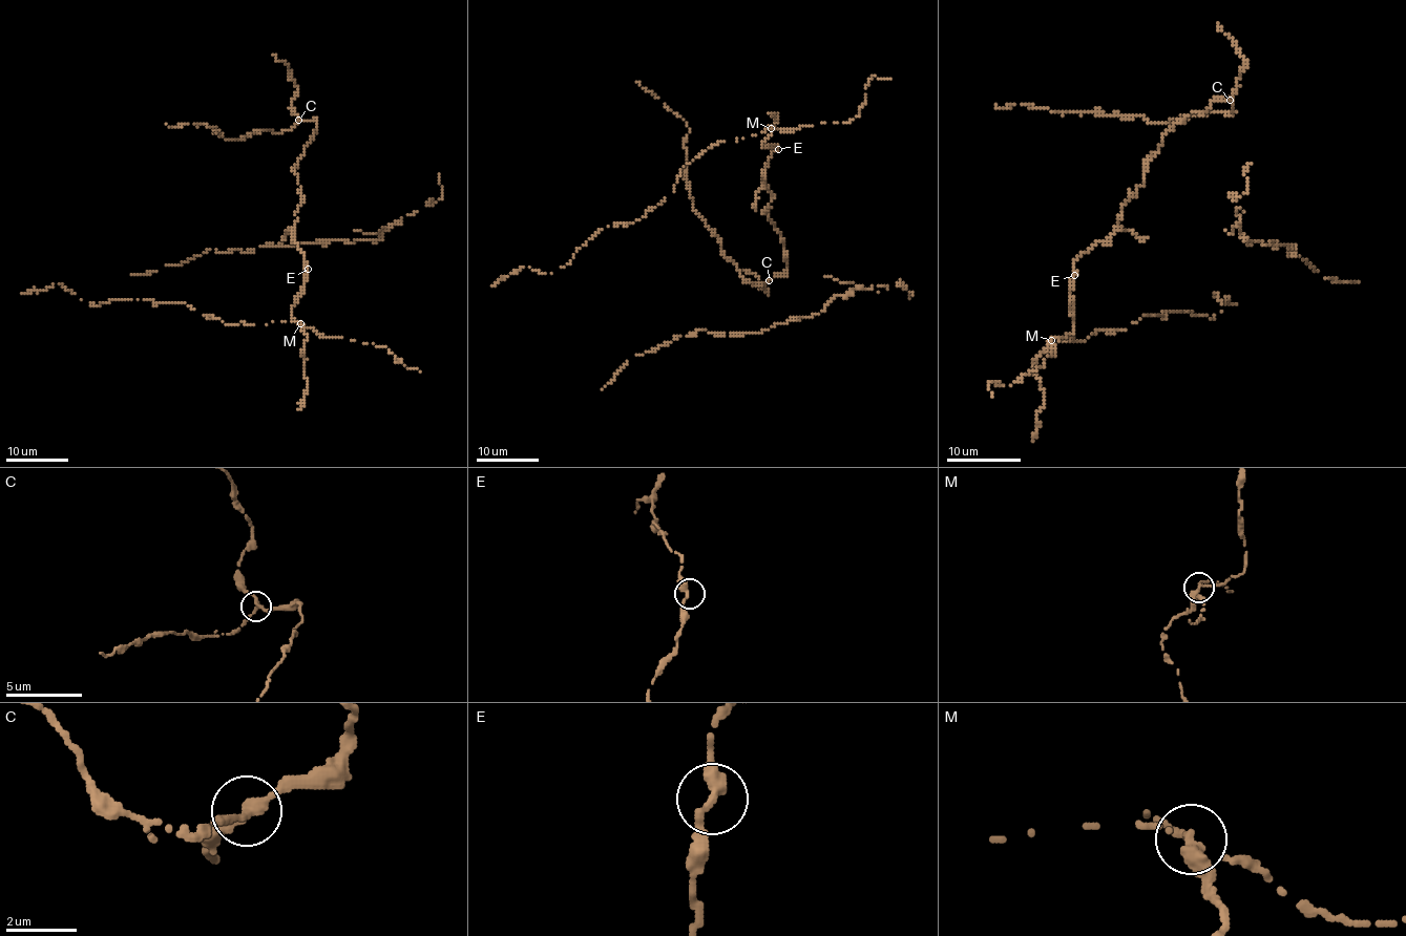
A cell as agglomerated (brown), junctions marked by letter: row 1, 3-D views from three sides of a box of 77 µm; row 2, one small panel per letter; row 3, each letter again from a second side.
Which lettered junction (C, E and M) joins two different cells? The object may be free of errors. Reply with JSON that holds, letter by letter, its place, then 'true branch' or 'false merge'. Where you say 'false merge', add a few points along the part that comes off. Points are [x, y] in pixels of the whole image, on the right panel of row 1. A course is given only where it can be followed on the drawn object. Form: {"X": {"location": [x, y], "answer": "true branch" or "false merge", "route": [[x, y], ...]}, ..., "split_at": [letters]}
{"C": {"location": [1230, 100], "answer": "true branch"}, "E": {"location": [1074, 275], "answer": "true branch"}, "M": {"location": [1051, 340], "answer": "false merge"}, "split_at": ["M"]}

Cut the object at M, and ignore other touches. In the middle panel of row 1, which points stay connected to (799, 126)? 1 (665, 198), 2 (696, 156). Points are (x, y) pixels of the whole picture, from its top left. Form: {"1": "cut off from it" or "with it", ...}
{"1": "with it", "2": "with it"}

